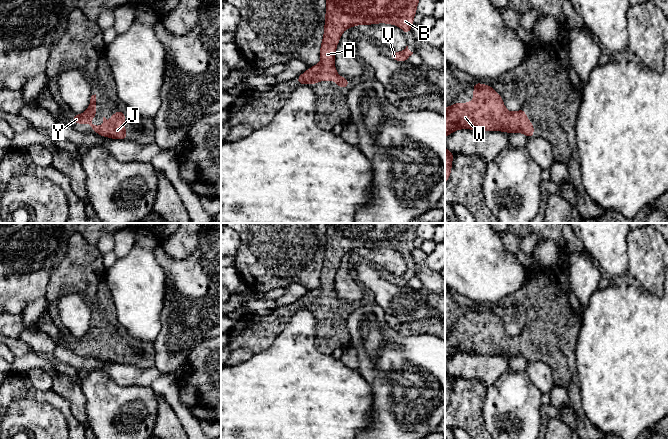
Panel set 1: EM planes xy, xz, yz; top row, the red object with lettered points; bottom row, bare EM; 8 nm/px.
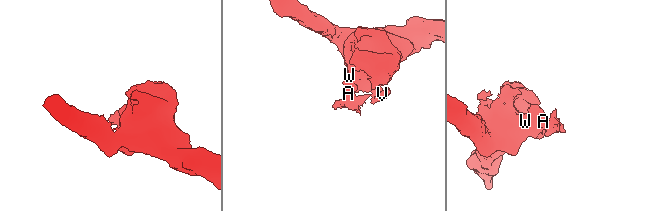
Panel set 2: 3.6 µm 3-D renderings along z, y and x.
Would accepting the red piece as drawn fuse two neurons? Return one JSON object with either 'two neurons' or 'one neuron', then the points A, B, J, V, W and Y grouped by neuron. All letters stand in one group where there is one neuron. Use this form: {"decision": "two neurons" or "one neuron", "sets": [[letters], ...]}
{"decision": "one neuron", "sets": [["A", "B", "J", "V", "W", "Y"]]}

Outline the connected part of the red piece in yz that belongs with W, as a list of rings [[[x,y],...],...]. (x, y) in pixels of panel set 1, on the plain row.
[[[475,306],[473,311],[472,326],[455,326],[445,331],[445,362],[460,353],[523,357],[528,362],[534,362],[534,348],[529,345],[523,332],[509,336],[501,318],[491,309]]]

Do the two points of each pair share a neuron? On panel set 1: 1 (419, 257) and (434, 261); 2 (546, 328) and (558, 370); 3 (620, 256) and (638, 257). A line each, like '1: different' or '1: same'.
1: different
2: same
3: different

